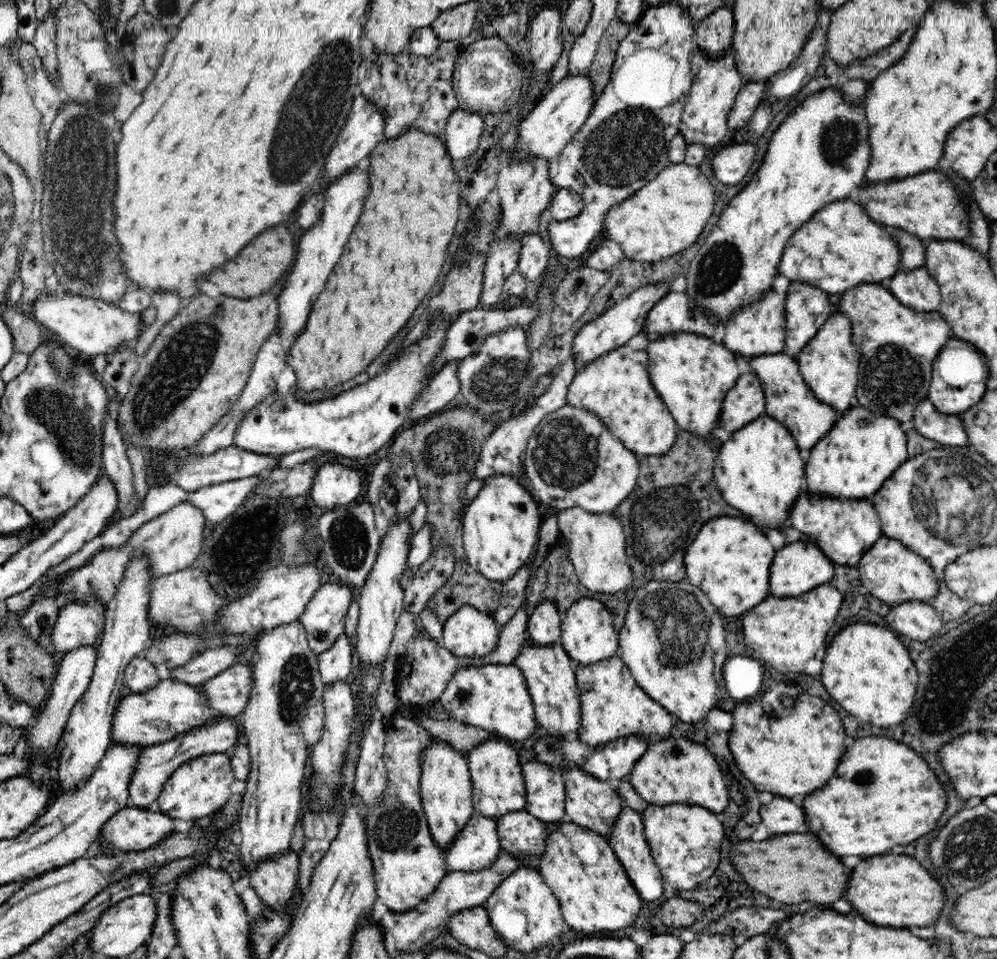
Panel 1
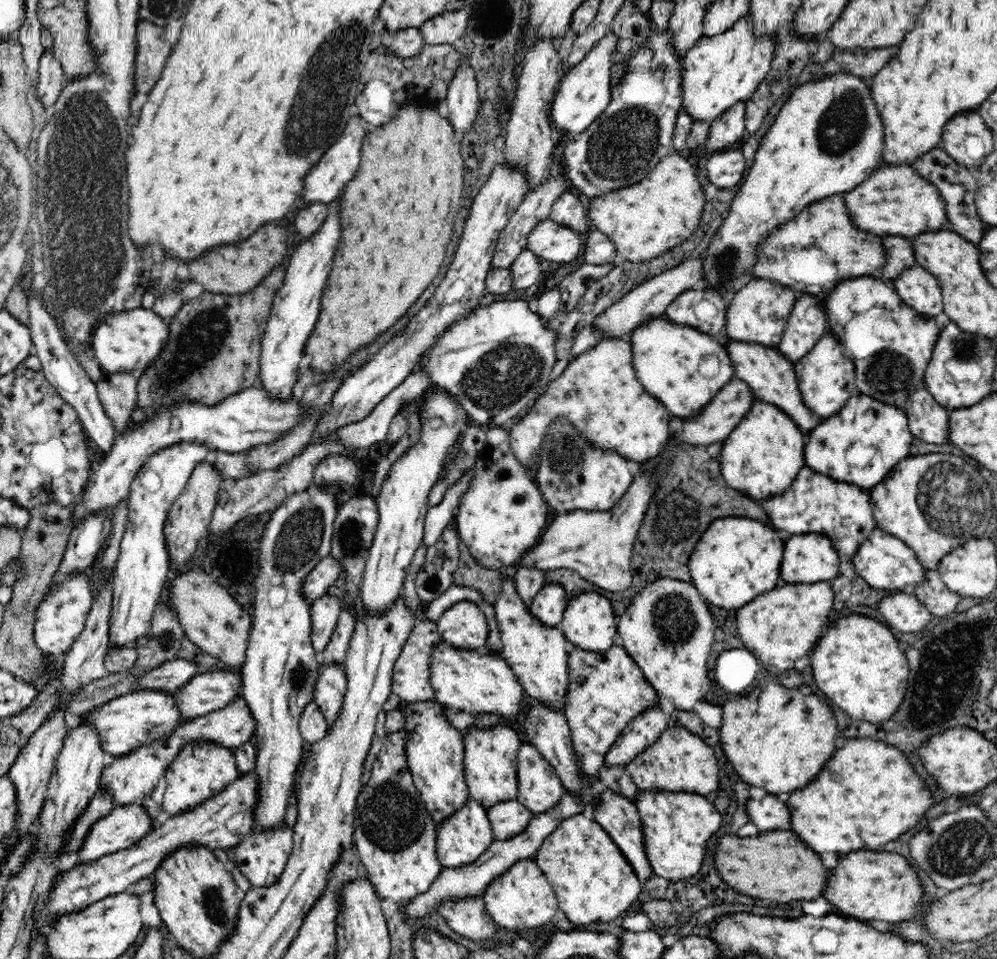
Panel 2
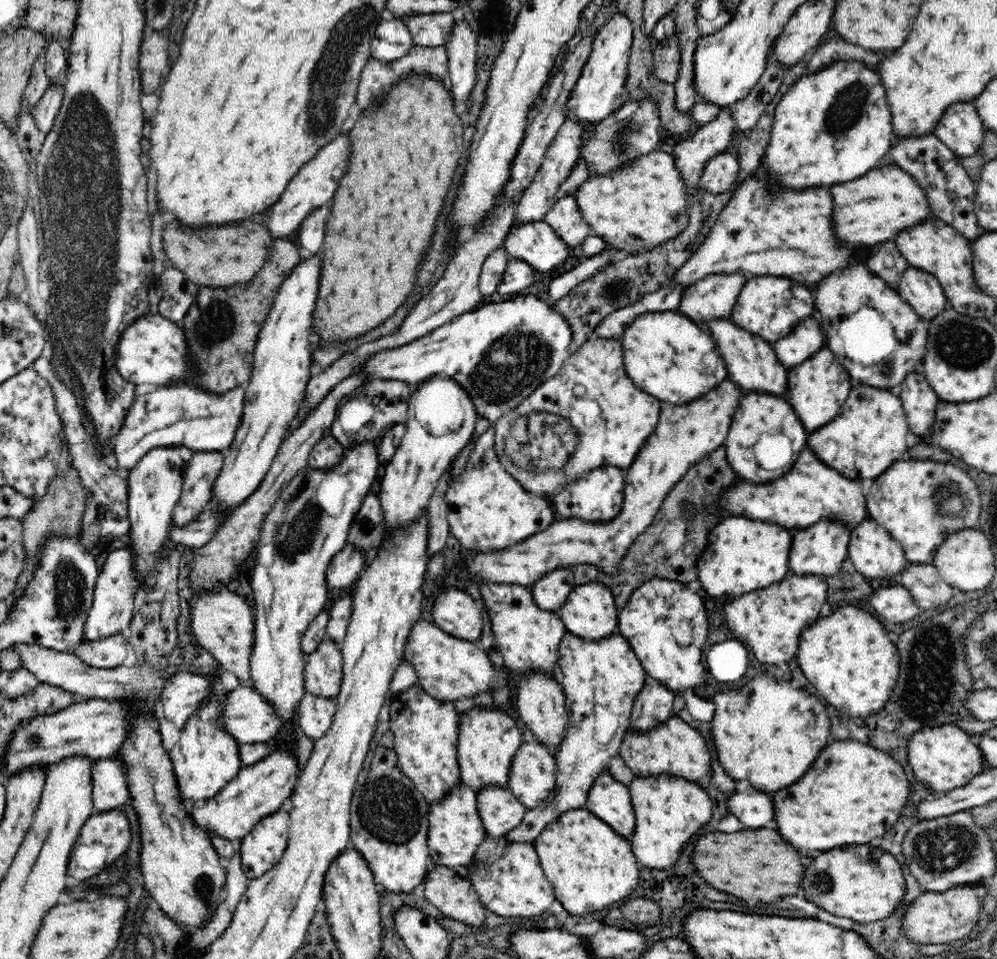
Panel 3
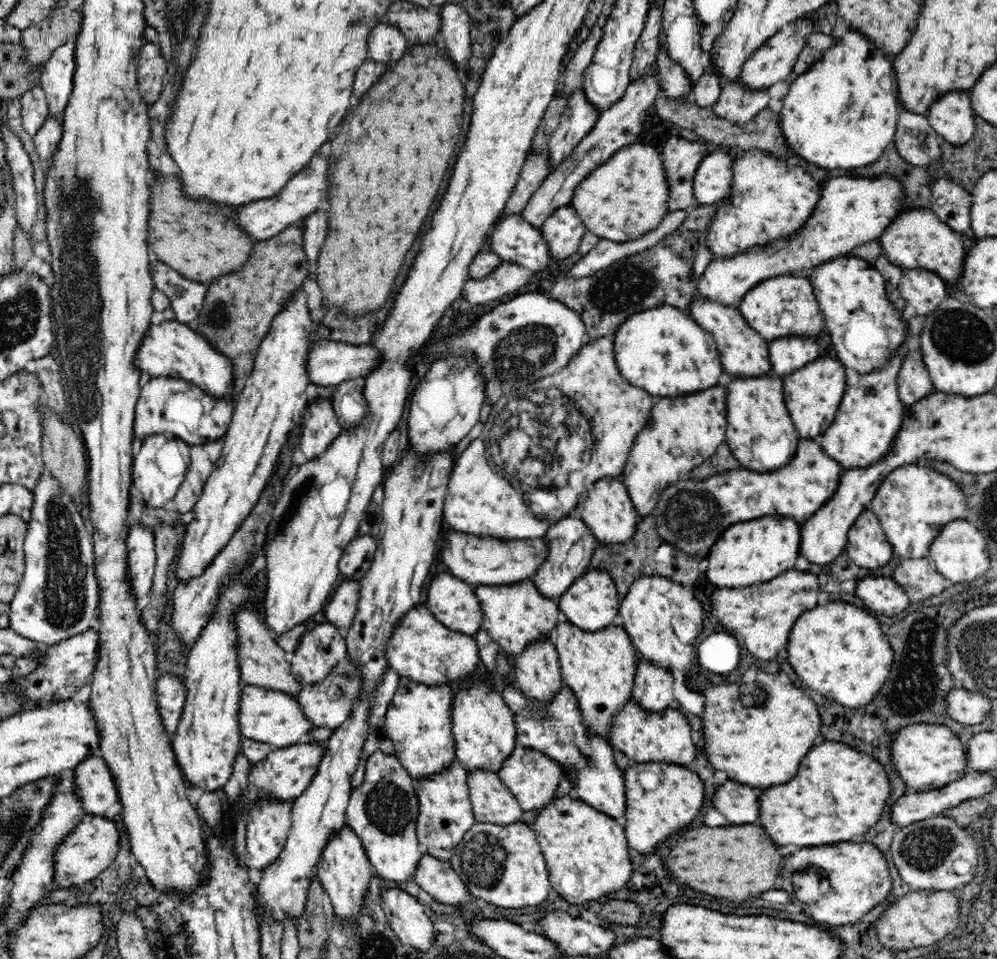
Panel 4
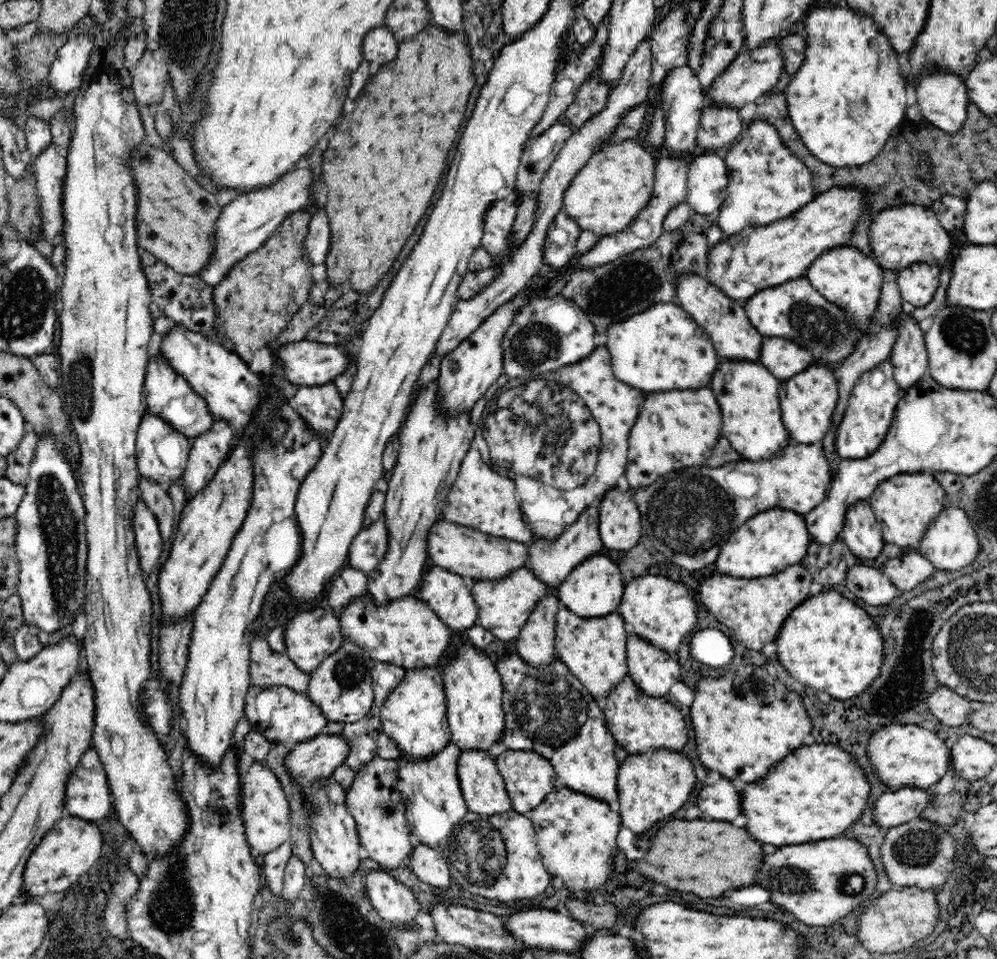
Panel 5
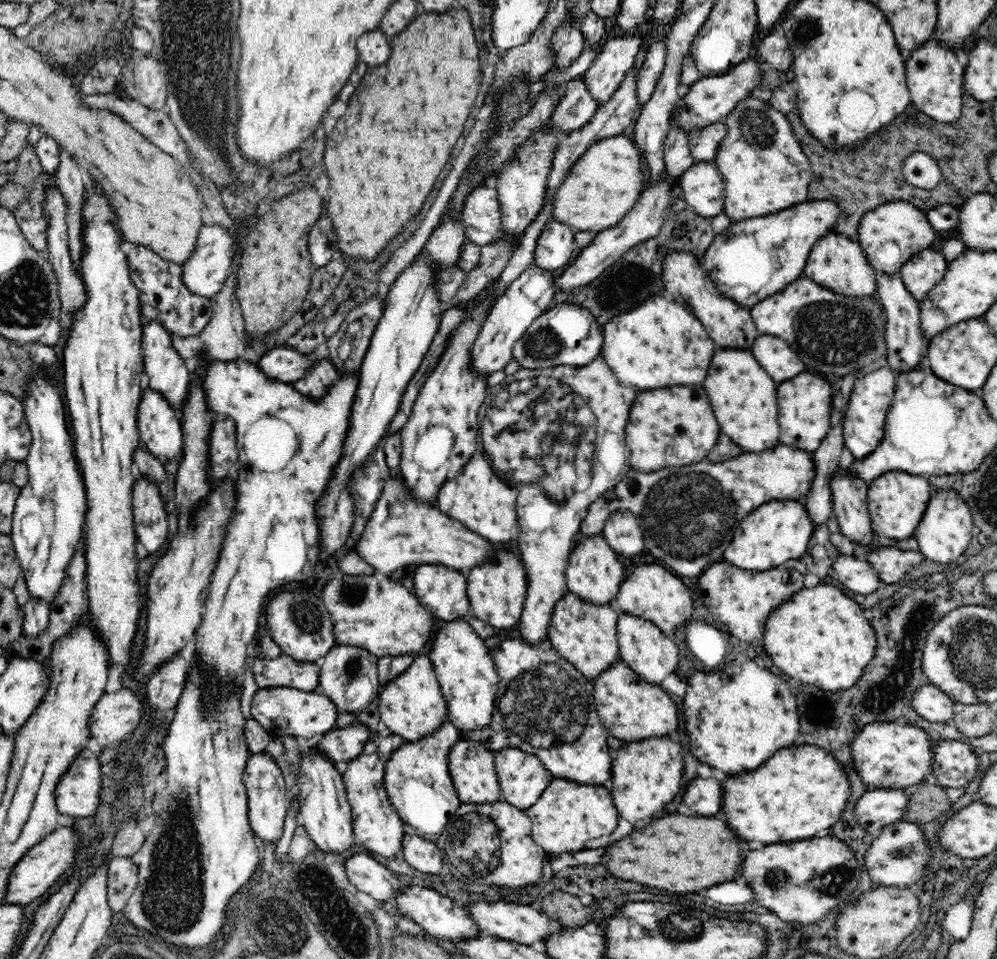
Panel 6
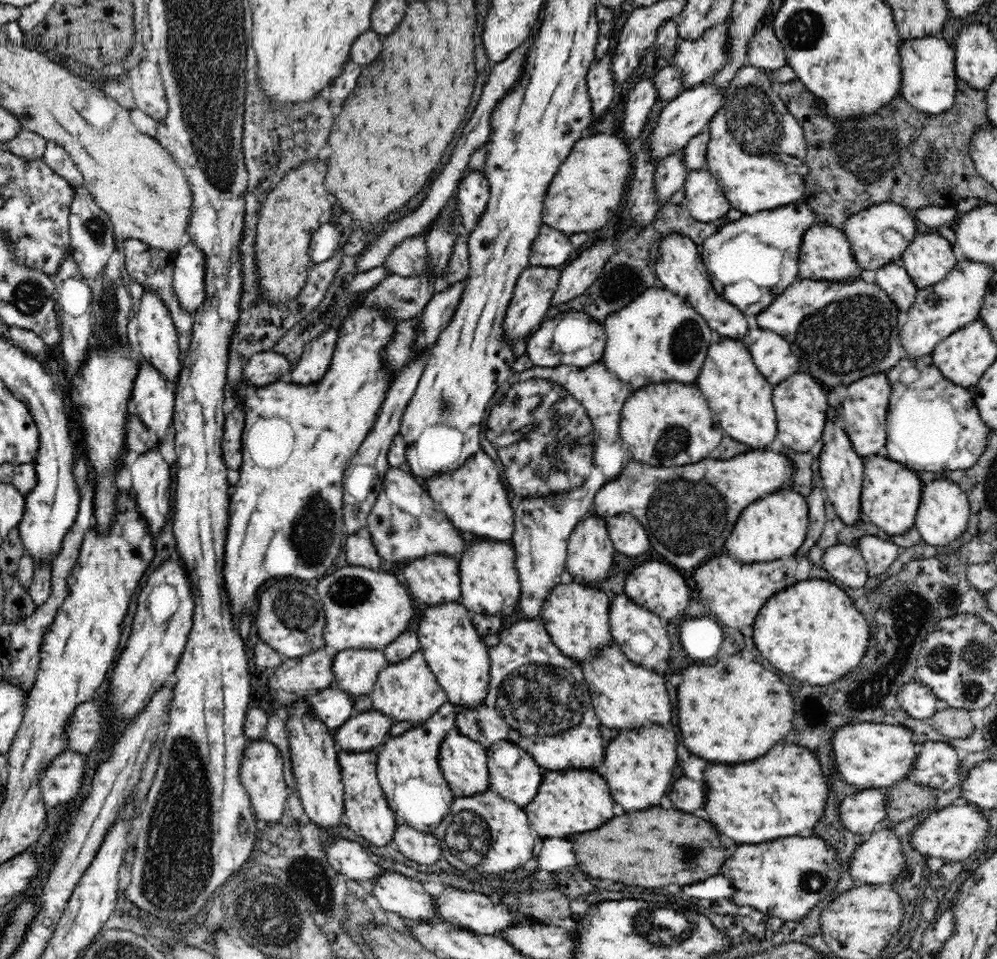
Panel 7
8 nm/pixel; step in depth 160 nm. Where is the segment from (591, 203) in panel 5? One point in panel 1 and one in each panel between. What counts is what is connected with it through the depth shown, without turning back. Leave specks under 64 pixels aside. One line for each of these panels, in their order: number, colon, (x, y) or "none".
1: (666, 216)
2: (643, 220)
3: (645, 203)
4: (622, 200)

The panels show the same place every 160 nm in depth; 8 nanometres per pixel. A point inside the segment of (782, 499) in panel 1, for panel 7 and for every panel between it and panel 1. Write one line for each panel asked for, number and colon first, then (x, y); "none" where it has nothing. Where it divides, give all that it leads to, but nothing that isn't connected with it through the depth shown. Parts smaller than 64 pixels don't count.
2: (761, 458)
3: (758, 414)
4: (756, 407)
5: (747, 393)
6: (743, 396)
7: (728, 376)

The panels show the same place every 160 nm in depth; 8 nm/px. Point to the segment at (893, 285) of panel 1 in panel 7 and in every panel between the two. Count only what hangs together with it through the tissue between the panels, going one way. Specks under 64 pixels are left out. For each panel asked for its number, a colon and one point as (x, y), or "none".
2: (917, 287)
3: (922, 290)
4: (923, 289)
5: (918, 283)
6: (921, 274)
7: (929, 258)

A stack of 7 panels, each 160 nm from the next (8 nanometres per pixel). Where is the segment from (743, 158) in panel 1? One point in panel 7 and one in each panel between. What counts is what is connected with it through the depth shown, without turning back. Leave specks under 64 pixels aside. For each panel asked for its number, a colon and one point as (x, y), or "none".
2: (725, 168)
3: (720, 174)
4: (713, 179)
5: (707, 178)
6: (701, 186)
7: (706, 202)

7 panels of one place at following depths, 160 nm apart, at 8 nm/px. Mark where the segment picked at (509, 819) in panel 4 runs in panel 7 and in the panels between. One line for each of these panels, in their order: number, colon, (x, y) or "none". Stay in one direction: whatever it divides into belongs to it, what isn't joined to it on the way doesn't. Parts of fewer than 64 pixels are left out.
5: (483, 788)
6: (472, 767)
7: (463, 761)

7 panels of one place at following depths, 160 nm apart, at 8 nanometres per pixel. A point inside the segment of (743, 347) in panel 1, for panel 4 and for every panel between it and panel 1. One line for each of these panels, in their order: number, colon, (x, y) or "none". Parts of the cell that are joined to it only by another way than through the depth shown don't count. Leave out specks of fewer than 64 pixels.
2: (758, 313)
3: (769, 306)
4: (788, 301)

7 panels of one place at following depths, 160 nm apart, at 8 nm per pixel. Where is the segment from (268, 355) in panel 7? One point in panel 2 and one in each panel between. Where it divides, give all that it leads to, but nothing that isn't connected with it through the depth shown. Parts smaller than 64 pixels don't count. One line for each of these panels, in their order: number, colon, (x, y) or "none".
2: (496, 362)
3: (500, 352)
4: (329, 363)
5: (305, 363)
6: (283, 363)

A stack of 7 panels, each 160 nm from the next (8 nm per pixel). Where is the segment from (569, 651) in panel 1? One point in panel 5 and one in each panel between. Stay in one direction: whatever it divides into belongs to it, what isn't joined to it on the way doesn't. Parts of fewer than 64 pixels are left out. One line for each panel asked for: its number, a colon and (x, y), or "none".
2: (589, 623)
3: (590, 613)
4: (591, 603)
5: (594, 588)

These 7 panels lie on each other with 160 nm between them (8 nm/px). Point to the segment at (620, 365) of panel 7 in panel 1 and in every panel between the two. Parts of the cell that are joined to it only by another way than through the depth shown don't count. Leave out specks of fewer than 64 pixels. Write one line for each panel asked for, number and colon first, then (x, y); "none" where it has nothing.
1: (692, 373)
2: (667, 357)
3: (662, 351)
4: (662, 350)
5: (663, 348)
6: (662, 343)

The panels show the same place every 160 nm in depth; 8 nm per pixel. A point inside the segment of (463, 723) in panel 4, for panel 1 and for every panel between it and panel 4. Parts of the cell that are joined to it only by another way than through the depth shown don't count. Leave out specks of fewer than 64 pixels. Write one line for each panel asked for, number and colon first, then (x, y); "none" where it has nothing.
1: (498, 787)
2: (490, 759)
3: (488, 738)

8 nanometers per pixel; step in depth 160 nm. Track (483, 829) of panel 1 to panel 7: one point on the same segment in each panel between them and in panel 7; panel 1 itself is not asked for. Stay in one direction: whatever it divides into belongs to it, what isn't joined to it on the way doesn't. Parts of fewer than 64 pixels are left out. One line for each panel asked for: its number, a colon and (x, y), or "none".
2: (461, 838)
3: (455, 830)
4: (445, 813)
5: (430, 789)
6: (417, 779)
7: (408, 770)

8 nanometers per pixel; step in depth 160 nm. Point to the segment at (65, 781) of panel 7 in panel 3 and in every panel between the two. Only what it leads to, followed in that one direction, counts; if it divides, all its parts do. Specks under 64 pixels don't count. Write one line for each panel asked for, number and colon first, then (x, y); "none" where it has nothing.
3: (110, 789)
4: (94, 783)
5: (87, 796)
6: (77, 793)

